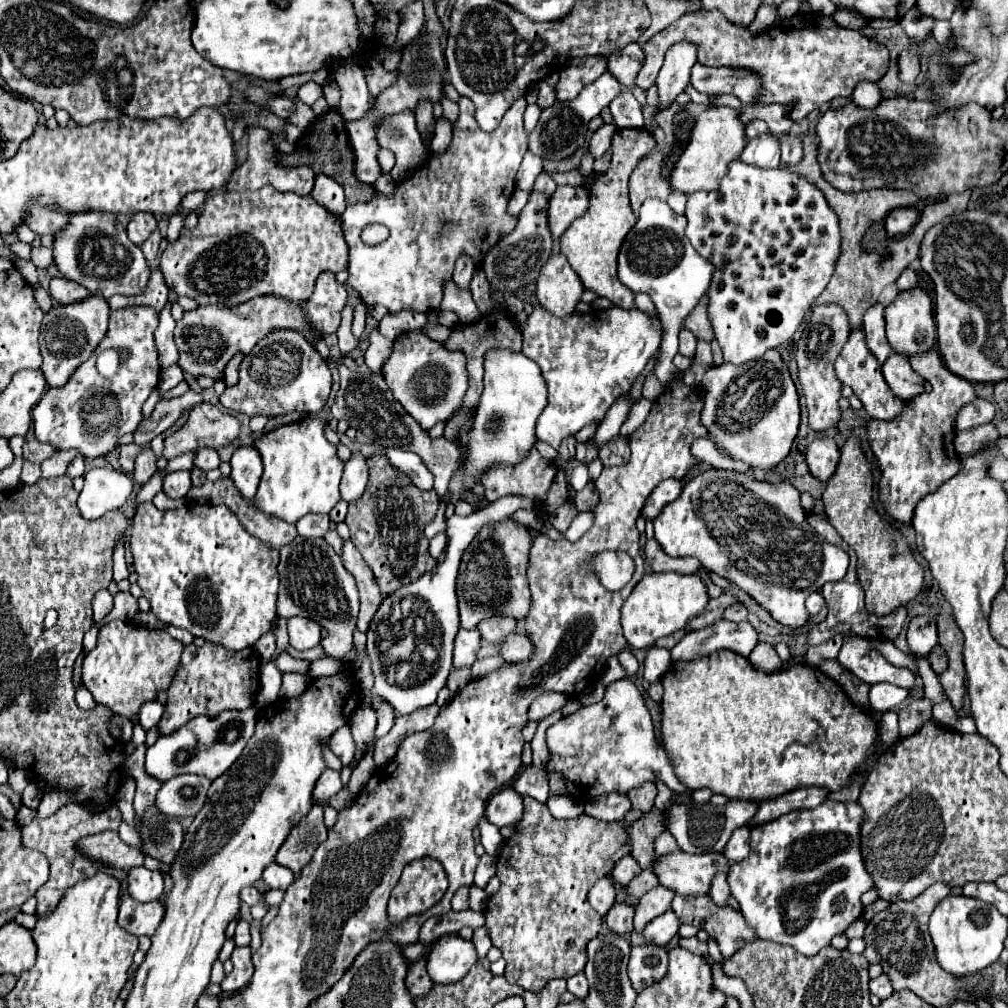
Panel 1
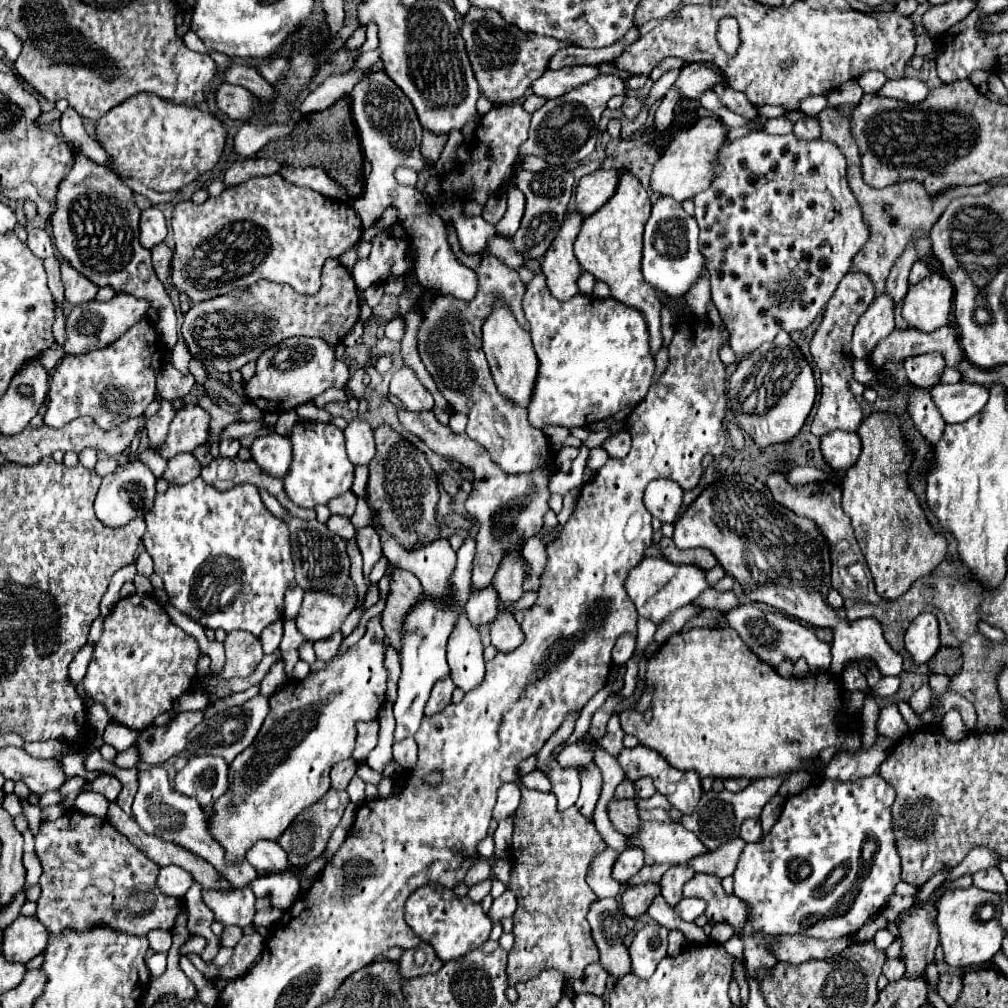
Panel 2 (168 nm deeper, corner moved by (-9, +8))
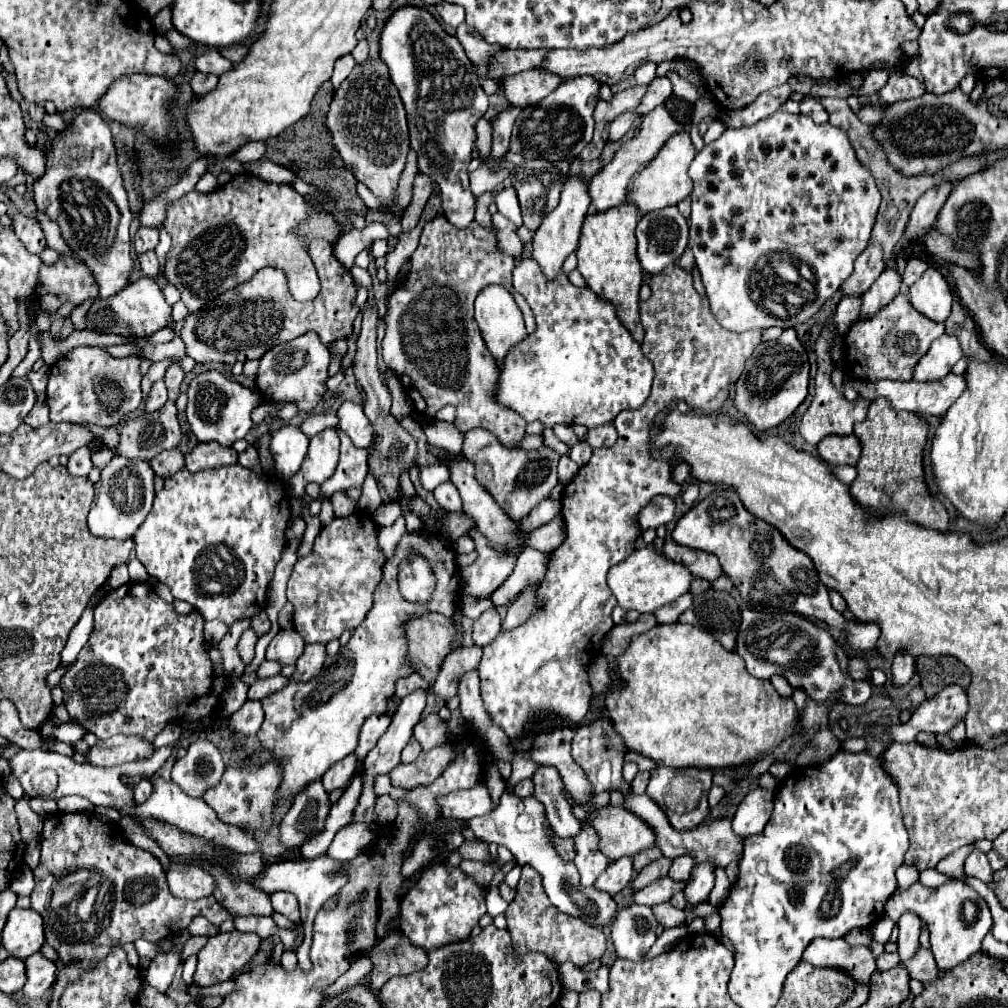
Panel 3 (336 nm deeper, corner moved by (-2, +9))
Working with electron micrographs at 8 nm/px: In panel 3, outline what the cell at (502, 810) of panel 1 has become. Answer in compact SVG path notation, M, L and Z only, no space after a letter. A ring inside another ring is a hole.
M477 784L469 790L451 792L447 796L441 796L437 802L439 802L443 816L457 818L457 820L469 820L475 816L483 816L483 814L493 812L495 808L489 790L483 784Z

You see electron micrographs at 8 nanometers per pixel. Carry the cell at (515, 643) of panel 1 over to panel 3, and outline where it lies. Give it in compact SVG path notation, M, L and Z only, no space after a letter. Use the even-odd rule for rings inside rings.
M487 610L475 624L473 624L473 642L477 646L489 646L497 634L501 632L501 616L497 610Z

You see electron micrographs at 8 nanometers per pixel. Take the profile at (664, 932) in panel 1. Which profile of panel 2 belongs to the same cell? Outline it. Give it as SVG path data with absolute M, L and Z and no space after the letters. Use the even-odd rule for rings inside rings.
M688 897L688 899L682 899L674 907L674 911L686 921L694 921L698 915L702 915L706 911L706 901L698 899L698 897Z

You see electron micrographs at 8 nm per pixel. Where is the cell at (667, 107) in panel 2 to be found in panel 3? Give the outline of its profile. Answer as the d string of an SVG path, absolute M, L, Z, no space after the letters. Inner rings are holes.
M657 106L655 110L651 110L649 114L643 116L639 134L627 142L623 148L619 148L613 156L613 160L609 164L605 164L597 174L593 174L587 182L587 192L591 196L591 206L599 212L599 210L609 210L617 204L621 204L621 200L625 200L625 192L627 192L627 184L633 178L633 174L639 170L641 164L647 164L653 160L653 156L659 152L659 148L665 144L665 140L669 136L673 136L675 132L679 132L683 126L677 124L669 112L663 106Z

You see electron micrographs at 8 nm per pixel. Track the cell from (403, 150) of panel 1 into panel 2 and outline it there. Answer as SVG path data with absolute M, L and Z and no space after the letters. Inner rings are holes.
M376 71L366 75L350 93L350 109L352 119L358 129L360 137L360 149L364 159L372 165L372 173L366 179L364 195L358 195L350 199L350 205L362 219L364 227L370 227L388 207L394 207L398 211L398 221L406 229L410 239L410 249L414 253L414 271L418 277L418 283L434 293L448 293L458 299L472 299L478 289L476 273L468 267L464 267L456 255L452 253L446 229L442 217L434 211L432 205L426 203L426 199L420 195L416 187L406 187L394 181L394 169L398 165L412 167L416 171L426 169L426 163L420 155L420 141L422 141L422 127L420 121L416 121L416 111L412 109L412 103L408 97L404 97L402 89L384 73Z

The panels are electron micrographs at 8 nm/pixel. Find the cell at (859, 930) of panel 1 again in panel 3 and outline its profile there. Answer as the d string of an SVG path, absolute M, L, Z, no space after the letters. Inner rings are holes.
M913 884L909 890L897 890L885 904L885 916L899 918L903 912L915 912L931 934L931 952L939 970L955 968L969 960L969 956L981 952L981 942L989 932L993 920L987 902L967 884L943 884L939 888L923 888Z

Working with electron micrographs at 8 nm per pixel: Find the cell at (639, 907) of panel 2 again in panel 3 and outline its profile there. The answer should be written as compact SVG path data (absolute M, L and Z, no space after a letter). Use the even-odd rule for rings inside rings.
M661 858L661 860L657 860L657 862L645 866L645 868L637 874L637 878L633 880L633 894L635 894L637 890L649 886L653 880L665 876L667 870L669 870L669 866L671 866L671 860L669 860L669 858Z

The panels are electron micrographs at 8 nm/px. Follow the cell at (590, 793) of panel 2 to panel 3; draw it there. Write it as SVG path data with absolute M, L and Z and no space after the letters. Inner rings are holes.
M583 822L581 832L575 836L575 846L577 846L577 856L575 856L575 866L581 874L581 884L583 886L593 886L597 876L607 868L609 858L601 852L597 844L597 832Z

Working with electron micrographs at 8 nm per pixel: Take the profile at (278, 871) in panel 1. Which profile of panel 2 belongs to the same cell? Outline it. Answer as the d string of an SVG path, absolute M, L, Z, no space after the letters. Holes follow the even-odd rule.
M258 841L254 843L246 859L256 867L258 873L276 873L288 869L288 859L284 849L276 841Z

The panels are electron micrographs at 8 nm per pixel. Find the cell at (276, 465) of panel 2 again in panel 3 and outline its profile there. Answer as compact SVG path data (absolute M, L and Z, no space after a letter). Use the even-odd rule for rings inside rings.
M287 424L277 432L271 432L269 454L275 462L275 472L277 476L281 476L281 480L287 480L291 474L299 470L307 452L307 444L309 438L297 426Z

